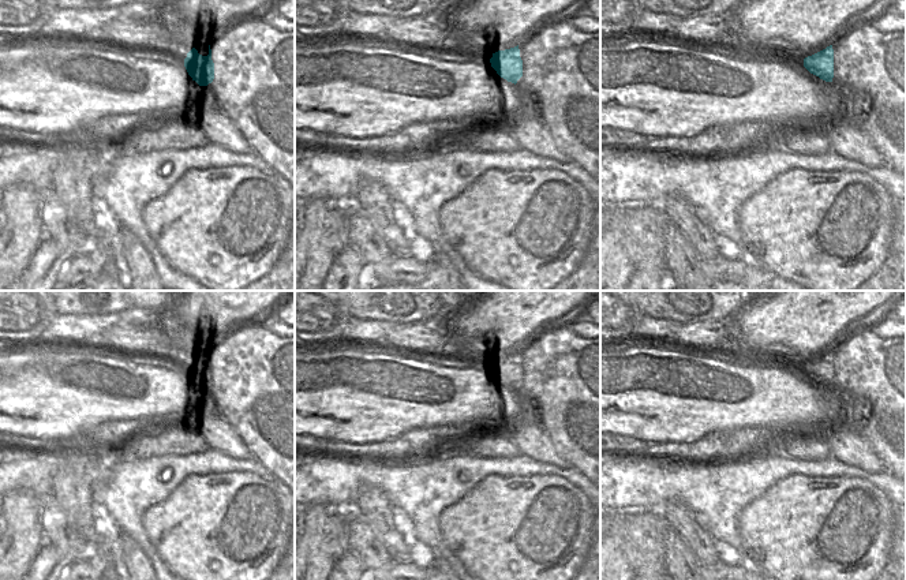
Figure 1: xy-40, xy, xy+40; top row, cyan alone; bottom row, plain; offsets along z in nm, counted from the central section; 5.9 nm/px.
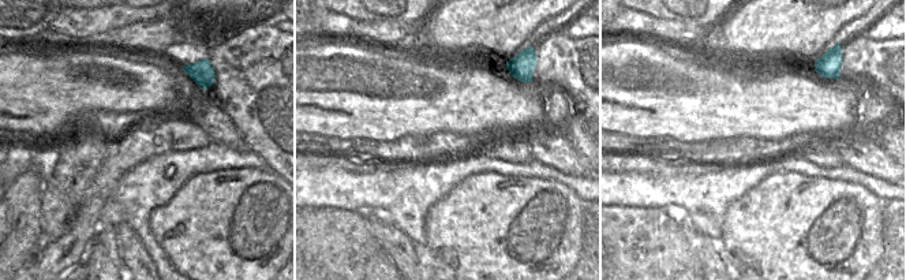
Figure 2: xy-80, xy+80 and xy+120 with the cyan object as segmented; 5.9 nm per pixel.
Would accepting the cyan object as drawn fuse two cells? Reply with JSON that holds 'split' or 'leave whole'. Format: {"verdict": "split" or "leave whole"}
{"verdict": "leave whole"}

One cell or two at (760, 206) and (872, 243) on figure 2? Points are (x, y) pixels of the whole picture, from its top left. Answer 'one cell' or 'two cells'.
one cell

